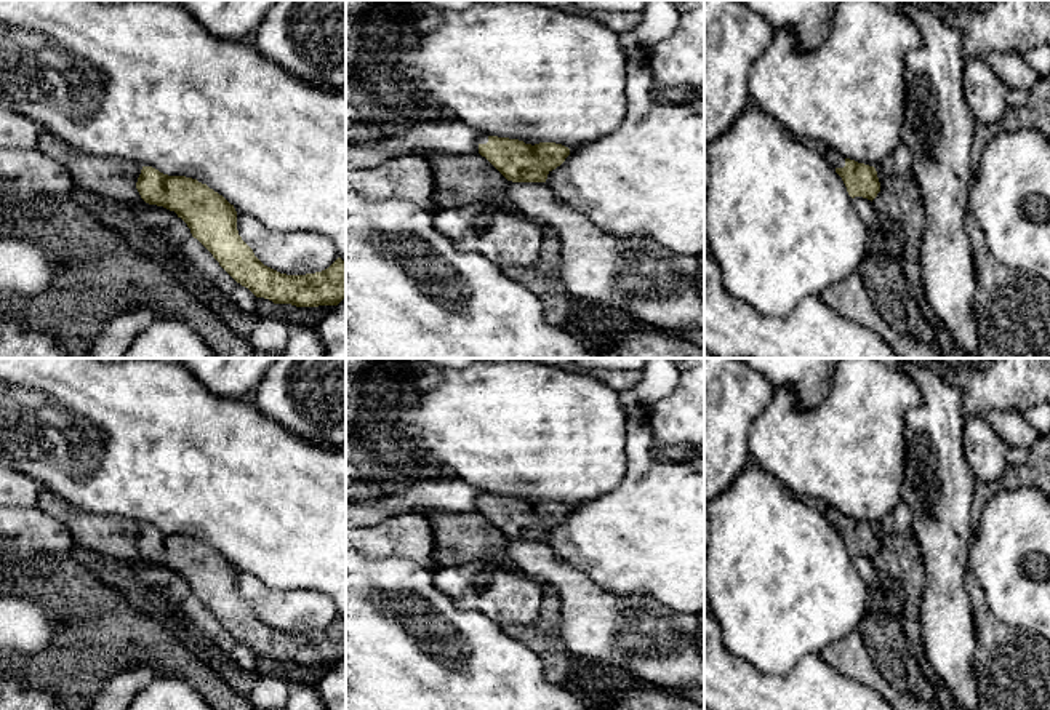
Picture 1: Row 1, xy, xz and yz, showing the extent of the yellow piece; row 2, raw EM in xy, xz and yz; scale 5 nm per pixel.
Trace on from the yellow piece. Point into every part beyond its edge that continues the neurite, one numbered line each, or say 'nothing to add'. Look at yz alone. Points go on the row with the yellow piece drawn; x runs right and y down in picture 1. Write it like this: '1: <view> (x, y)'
1: yz (834, 159)

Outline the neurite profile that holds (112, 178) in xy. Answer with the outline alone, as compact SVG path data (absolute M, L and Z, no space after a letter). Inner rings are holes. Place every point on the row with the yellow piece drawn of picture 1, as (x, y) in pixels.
M48 131L40 136L38 149L67 168L77 189L115 203L146 203L136 189L139 163L80 152Z

